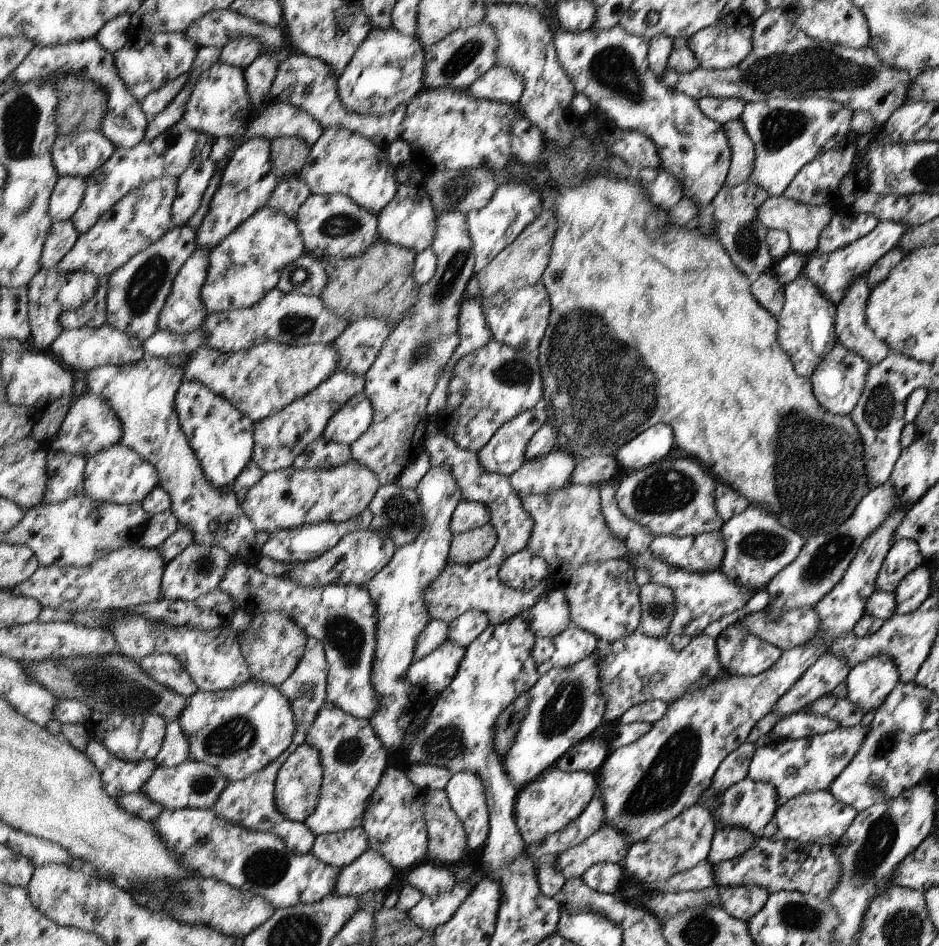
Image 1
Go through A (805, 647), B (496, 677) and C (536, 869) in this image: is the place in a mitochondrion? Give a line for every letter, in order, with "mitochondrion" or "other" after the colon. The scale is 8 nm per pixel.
A: other
B: other
C: other

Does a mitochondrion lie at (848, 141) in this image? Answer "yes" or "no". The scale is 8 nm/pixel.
no

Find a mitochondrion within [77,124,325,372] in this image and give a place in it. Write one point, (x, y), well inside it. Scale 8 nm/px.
(144, 287)

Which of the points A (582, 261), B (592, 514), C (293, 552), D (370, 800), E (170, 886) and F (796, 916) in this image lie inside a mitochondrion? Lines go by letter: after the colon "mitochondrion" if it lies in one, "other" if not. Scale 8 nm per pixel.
A: other
B: other
C: other
D: other
E: other
F: mitochondrion

